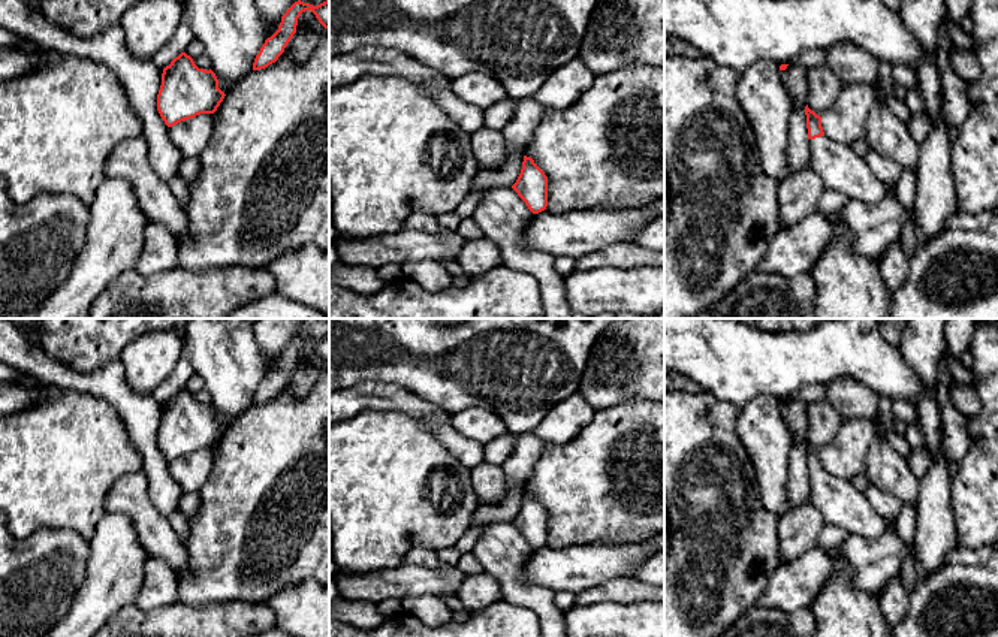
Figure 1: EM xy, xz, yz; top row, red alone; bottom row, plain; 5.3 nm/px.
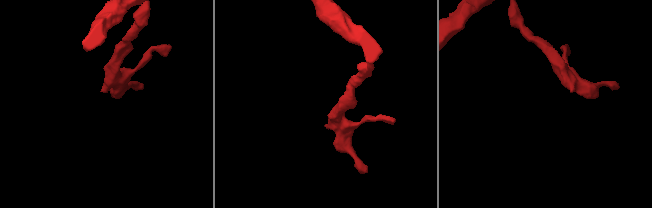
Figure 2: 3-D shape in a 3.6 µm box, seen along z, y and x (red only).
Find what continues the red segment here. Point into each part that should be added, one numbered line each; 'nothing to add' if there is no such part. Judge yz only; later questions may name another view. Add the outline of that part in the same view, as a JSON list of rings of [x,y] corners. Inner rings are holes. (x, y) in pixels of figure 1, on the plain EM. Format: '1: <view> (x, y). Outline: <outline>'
1: yz (840, 503). Outline: [[[826,471],[809,474],[811,502],[826,523],[845,528],[850,534],[874,540],[886,534],[886,519],[872,508],[853,481]]]

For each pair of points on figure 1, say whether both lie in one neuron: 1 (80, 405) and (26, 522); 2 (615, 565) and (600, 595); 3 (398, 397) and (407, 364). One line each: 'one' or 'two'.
1: one
2: two
3: two

